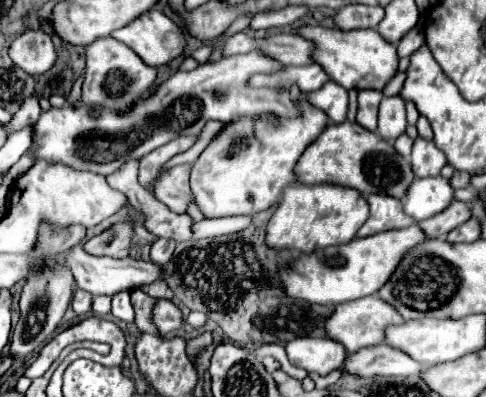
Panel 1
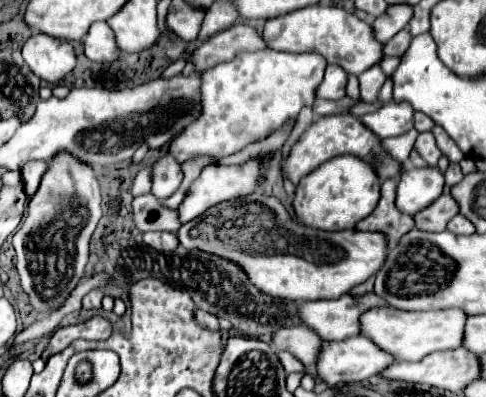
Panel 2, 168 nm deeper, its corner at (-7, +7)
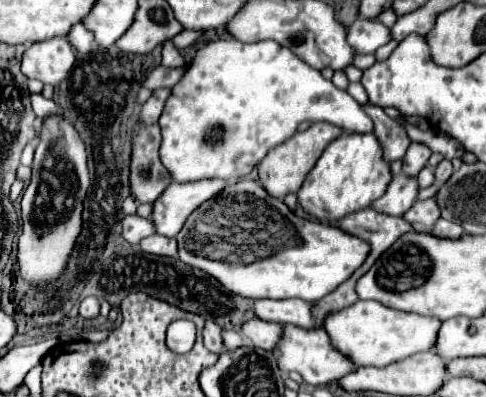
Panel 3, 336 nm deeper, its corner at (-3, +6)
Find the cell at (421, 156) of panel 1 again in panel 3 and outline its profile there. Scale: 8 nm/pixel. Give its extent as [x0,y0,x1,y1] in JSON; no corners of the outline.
[403,142,433,176]

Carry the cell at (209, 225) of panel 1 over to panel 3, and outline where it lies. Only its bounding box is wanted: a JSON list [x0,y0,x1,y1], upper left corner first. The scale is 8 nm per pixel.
[175,180,371,300]

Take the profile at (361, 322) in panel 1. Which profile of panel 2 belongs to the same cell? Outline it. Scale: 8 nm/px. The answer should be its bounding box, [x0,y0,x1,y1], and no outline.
[299,293,387,341]

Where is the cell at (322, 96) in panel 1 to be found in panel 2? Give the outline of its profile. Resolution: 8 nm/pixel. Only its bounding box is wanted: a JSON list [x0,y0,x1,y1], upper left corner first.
[317,65,347,99]

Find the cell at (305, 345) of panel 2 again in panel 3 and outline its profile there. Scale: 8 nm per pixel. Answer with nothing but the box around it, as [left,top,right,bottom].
[241,318,283,352]

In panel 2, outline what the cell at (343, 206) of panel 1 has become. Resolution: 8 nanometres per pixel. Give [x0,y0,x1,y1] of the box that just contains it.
[293,155,379,231]

